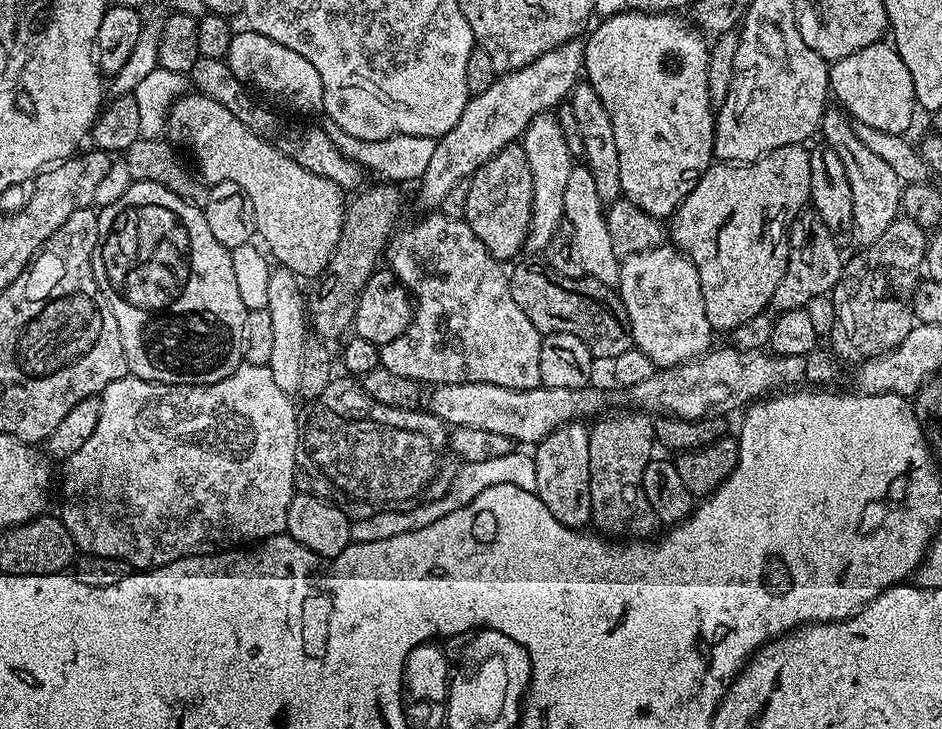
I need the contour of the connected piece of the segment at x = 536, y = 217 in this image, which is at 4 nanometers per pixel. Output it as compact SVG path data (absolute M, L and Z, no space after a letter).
M552 114L535 116L528 129L524 131L522 143L526 150L526 162L530 162L530 174L534 182L532 217L528 227L528 237L524 239L524 248L540 254L550 242L550 238L554 238L554 230L558 230L558 226L565 220L563 195L566 194L574 159L569 147L566 146L562 126Z

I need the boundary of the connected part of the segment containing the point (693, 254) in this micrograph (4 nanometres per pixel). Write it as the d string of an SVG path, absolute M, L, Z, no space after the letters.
M803 143L782 146L781 149L775 149L768 155L761 157L755 163L713 163L712 167L706 170L706 174L699 177L693 183L690 194L682 201L680 207L676 209L674 215L671 217L671 243L679 248L681 252L687 254L694 262L694 266L698 270L700 285L702 286L702 302L706 306L706 318L710 322L710 326L717 333L731 333L733 328L750 322L750 318L754 318L760 312L765 311L771 305L772 295L782 278L782 274L786 274L786 262L788 261L788 249L790 247L790 229L796 217L805 211L806 205L810 200L810 152L806 148Z

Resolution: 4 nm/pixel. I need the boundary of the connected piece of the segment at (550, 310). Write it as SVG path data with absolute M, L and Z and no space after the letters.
M537 262L537 264L520 263L513 263L508 272L510 294L514 294L514 302L518 302L522 314L526 314L526 318L530 318L530 322L534 322L534 326L541 334L551 334L553 332L574 334L578 338L582 338L582 342L586 342L586 346L597 361L611 362L616 359L618 354L626 354L626 350L630 350L634 346L632 327L628 321L624 303L620 301L615 287L592 280L588 275L566 278L543 262Z

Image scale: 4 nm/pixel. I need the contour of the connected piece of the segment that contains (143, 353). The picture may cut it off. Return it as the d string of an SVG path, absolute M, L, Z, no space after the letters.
M133 182L118 198L118 202L103 205L98 212L98 242L92 259L94 278L114 314L114 322L118 322L118 334L122 334L122 350L128 360L129 373L143 380L158 382L159 384L213 384L230 374L243 361L242 354L242 322L246 322L247 306L238 294L237 281L234 278L234 268L231 266L231 251L206 226L203 211L195 208L190 202L182 202L178 194L166 190L166 186L158 186L158 182Z

